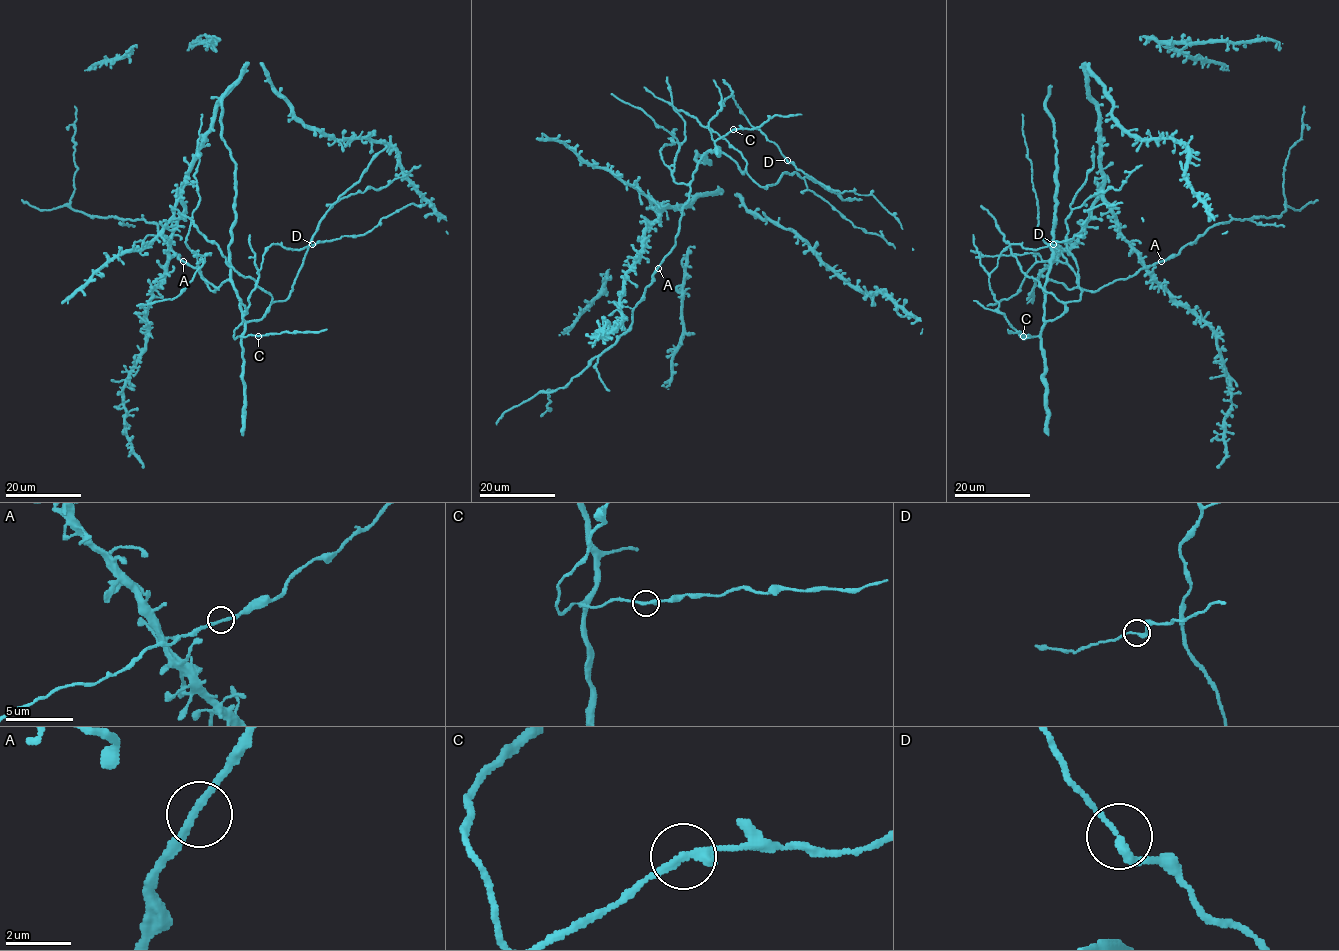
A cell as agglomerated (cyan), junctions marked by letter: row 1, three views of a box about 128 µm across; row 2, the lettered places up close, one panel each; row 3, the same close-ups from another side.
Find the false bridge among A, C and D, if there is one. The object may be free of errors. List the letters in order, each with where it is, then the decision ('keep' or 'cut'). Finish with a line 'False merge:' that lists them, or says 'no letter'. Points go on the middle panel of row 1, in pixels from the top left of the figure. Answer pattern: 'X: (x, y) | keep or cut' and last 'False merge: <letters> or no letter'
A: (658, 268) | keep
C: (733, 129) | keep
D: (787, 160) | keep
False merge: no letter

